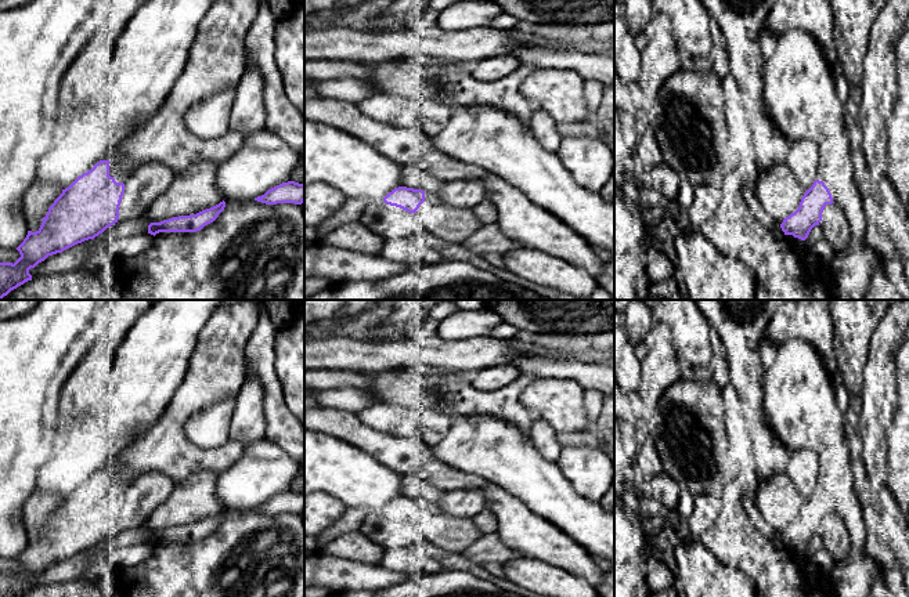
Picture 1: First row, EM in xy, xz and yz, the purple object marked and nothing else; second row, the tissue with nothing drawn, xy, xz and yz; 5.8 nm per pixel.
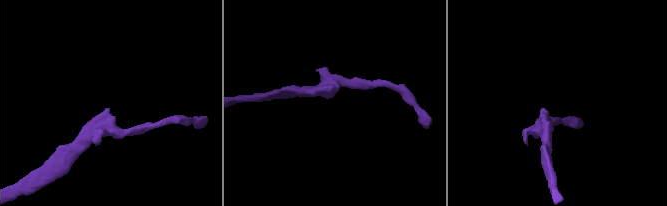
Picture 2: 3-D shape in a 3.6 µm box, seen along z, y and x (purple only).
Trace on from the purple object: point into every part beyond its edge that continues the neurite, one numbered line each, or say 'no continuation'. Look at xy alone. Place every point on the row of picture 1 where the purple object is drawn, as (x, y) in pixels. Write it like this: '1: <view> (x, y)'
1: xy (118, 169)

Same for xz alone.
1: xz (454, 225)

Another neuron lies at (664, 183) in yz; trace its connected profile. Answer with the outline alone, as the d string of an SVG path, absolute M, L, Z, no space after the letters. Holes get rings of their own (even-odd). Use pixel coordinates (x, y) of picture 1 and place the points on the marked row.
M665 164L656 166L648 176L650 192L664 203L674 205L678 199L679 176Z

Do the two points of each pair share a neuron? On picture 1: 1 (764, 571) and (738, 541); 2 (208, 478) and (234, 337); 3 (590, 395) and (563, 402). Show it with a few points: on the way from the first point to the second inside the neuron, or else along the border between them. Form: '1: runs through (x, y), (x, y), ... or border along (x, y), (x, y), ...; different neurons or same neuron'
1: runs through (761, 564), (745, 547); same neuron
2: border along (217, 471), (199, 471), (188, 476), (179, 484); different neurons
3: border along (584, 389), (584, 411), (592, 422); different neurons

